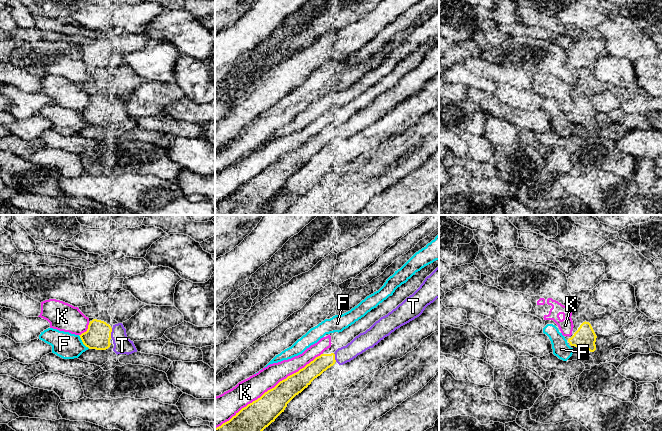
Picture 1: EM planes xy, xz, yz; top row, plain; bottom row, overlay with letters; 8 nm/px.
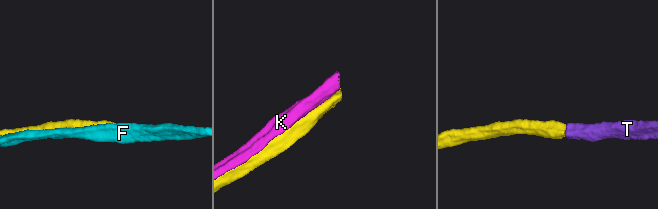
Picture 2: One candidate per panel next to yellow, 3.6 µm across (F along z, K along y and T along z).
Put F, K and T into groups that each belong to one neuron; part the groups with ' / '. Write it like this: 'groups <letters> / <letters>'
groups F / K / T

